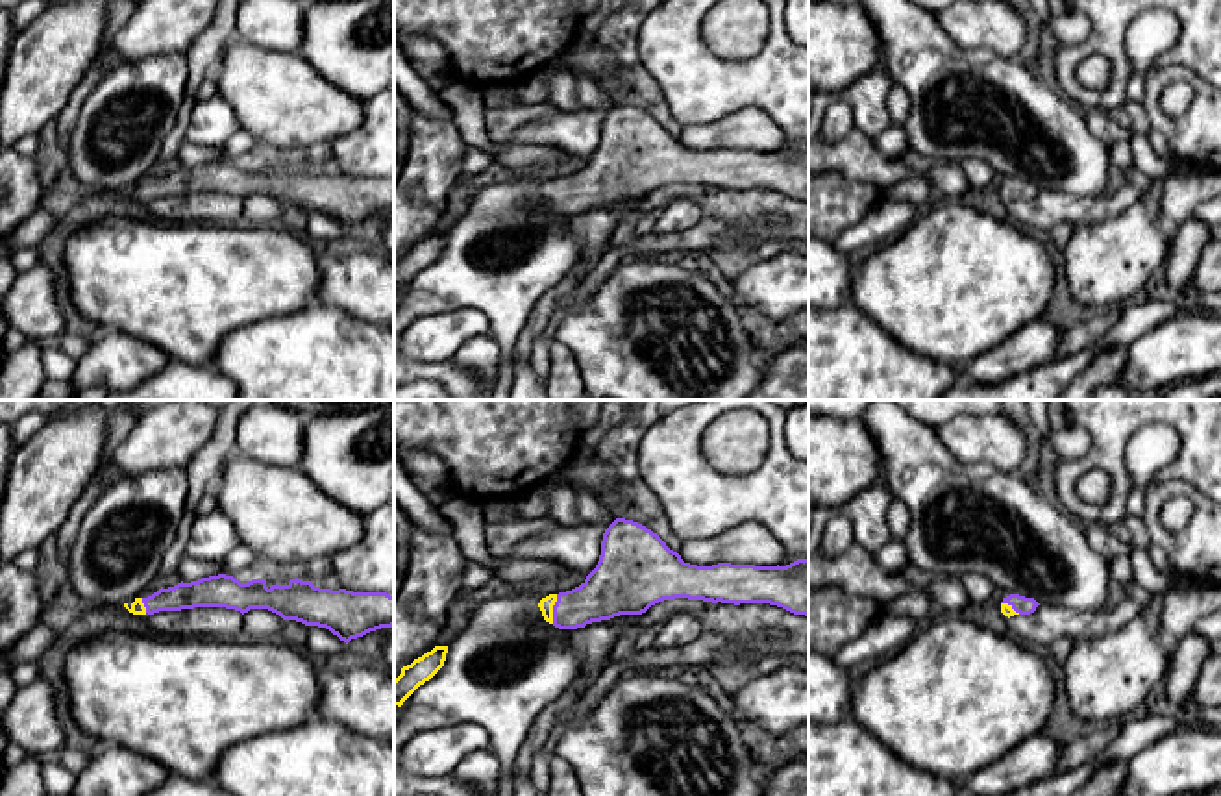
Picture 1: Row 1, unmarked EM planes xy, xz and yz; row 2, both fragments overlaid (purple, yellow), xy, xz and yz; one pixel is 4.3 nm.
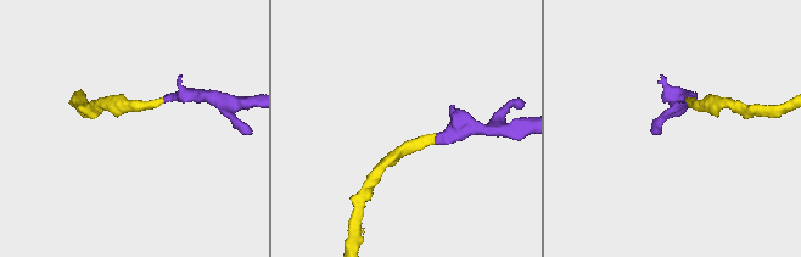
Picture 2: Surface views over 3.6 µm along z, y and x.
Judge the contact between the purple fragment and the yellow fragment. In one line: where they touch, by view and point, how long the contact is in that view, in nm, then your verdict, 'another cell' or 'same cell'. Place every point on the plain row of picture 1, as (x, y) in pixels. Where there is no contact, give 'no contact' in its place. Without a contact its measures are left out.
meets purple in xz at (554, 195); contact 130 nm long; same cell

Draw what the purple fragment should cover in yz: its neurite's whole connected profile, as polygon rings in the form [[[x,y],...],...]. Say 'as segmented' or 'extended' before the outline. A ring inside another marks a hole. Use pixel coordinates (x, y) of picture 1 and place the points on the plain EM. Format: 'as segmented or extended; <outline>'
extended; [[[1010,180],[1008,183],[1003,183],[1001,187],[1001,198],[1005,202],[1014,202],[1014,200],[1030,200],[1036,196],[1040,189],[1034,183],[1025,183],[1019,180]]]

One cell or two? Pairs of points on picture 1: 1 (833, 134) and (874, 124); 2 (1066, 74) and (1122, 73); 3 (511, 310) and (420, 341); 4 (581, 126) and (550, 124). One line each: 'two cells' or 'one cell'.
1: two cells
2: one cell
3: two cells
4: one cell

